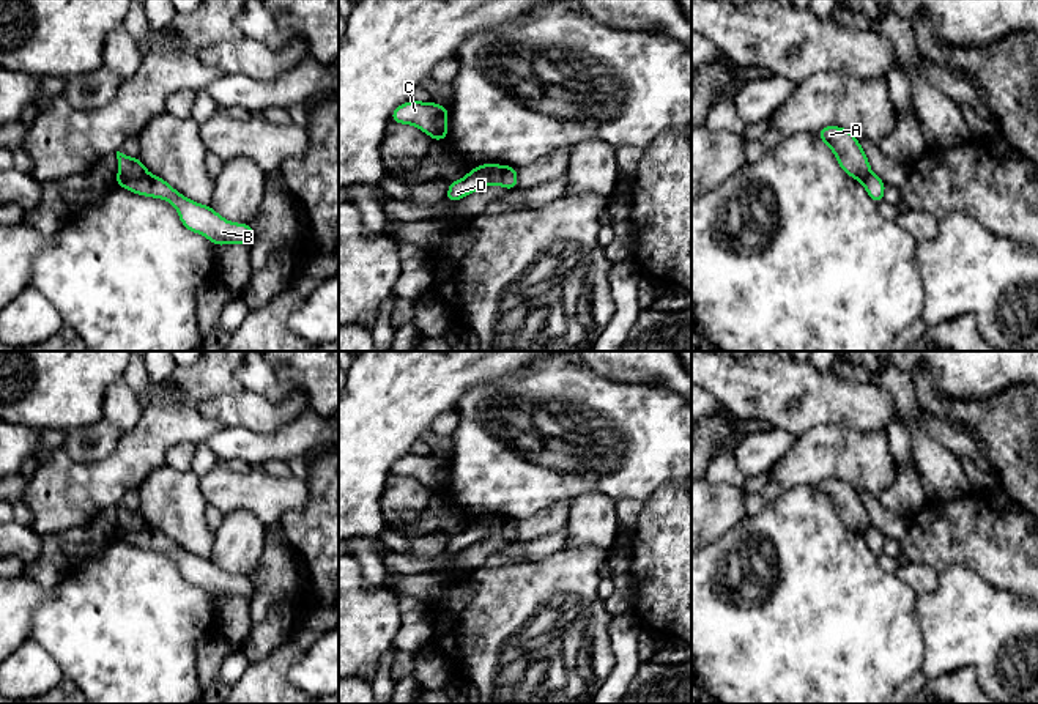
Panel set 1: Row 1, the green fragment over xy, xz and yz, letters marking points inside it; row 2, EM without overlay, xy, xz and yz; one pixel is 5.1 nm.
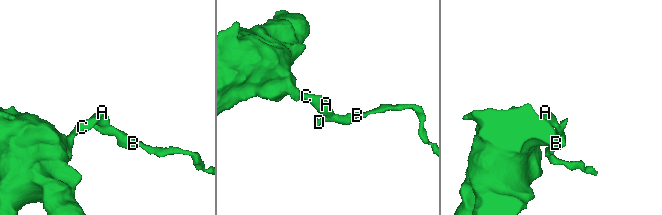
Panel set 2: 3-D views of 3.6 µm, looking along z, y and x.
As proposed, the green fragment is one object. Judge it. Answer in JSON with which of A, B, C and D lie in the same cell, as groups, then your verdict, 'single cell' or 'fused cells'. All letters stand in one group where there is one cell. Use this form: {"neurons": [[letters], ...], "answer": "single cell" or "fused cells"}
{"neurons": [["A", "C"], ["B", "D"]], "answer": "fused cells"}

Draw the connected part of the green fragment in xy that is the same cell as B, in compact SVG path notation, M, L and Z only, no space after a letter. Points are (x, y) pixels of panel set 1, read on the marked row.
M148 173L143 178L123 178L118 175L115 186L129 189L139 195L172 202L183 225L191 232L209 238L216 246L228 243L246 243L252 246L255 243L255 233L249 224L227 222L211 206L191 202L159 176Z

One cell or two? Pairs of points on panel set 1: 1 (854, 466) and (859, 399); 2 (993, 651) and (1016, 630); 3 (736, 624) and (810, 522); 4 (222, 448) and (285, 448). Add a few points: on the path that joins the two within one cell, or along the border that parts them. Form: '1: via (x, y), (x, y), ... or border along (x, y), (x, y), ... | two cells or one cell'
1: border along (821, 424), (884, 432) | two cells
2: via (999, 644), (1010, 637) | one cell
3: via (766, 615), (810, 570), (810, 552) | one cell
4: via (238, 448), (270, 448) | one cell

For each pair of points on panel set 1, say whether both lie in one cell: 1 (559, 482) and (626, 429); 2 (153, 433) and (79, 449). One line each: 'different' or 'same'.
1: same
2: different

